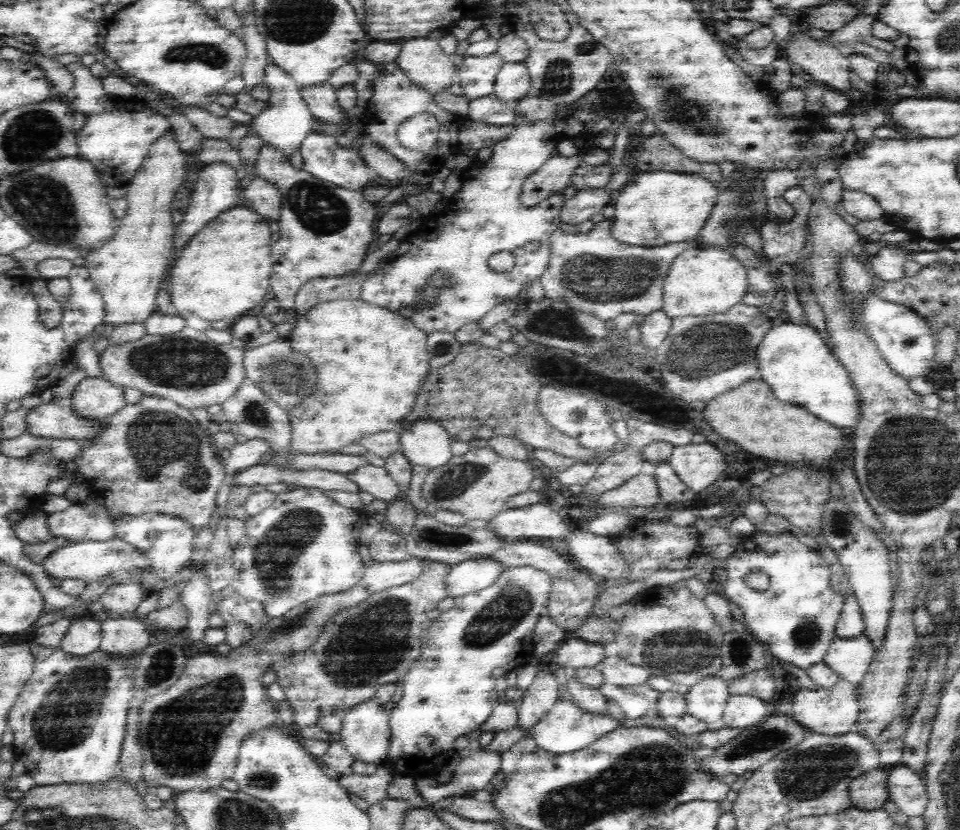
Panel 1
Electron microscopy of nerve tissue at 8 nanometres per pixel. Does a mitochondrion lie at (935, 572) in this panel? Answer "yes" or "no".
no

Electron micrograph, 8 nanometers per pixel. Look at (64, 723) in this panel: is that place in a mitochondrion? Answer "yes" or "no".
yes

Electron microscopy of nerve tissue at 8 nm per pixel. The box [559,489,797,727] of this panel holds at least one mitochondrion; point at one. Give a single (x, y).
(682, 650)

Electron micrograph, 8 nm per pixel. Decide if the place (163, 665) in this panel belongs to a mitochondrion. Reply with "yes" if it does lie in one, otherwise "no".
yes

